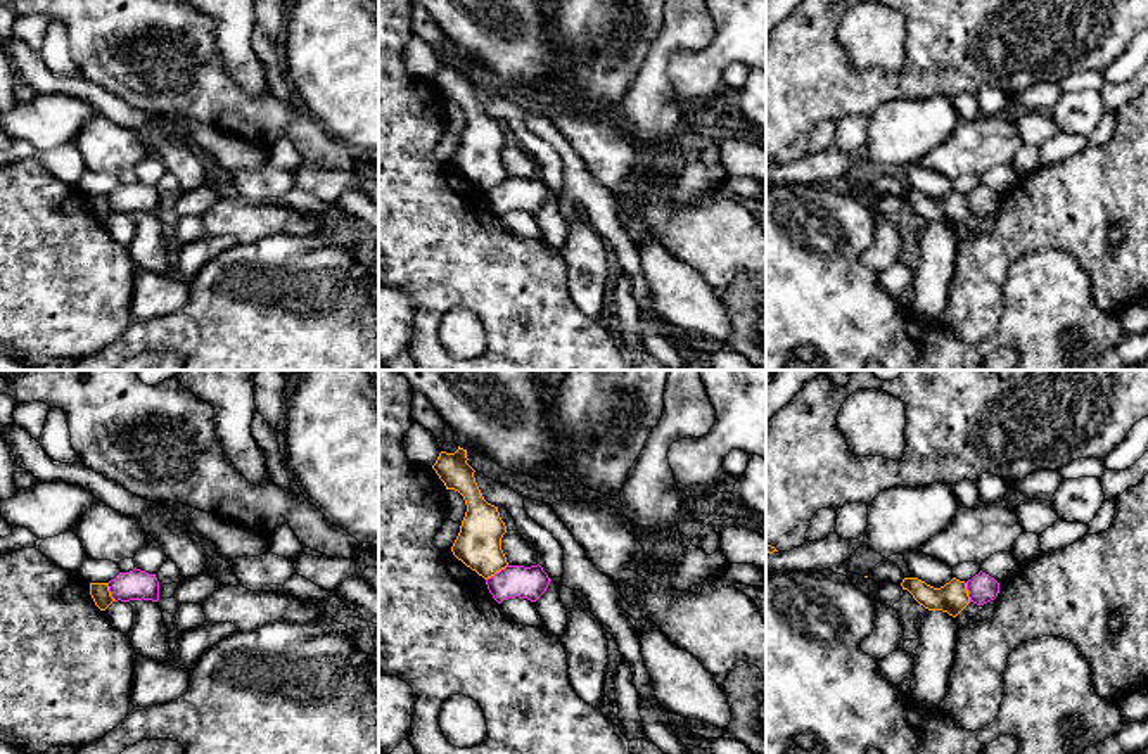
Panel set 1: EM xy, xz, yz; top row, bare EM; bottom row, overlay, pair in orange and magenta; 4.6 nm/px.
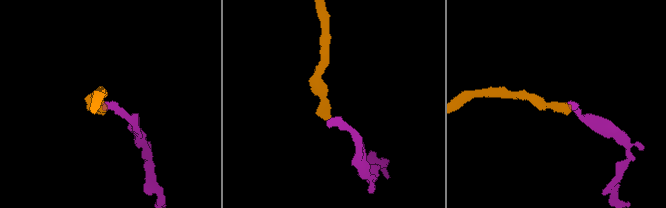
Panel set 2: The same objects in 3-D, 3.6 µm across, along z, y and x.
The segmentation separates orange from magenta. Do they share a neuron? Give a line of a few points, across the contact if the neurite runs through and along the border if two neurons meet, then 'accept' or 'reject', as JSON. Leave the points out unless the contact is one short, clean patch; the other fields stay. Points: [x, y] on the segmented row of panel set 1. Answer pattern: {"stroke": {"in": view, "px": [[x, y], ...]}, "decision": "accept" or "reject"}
{"stroke": {"in": "xz", "px": [[507, 564], [486, 580]]}, "decision": "reject"}

